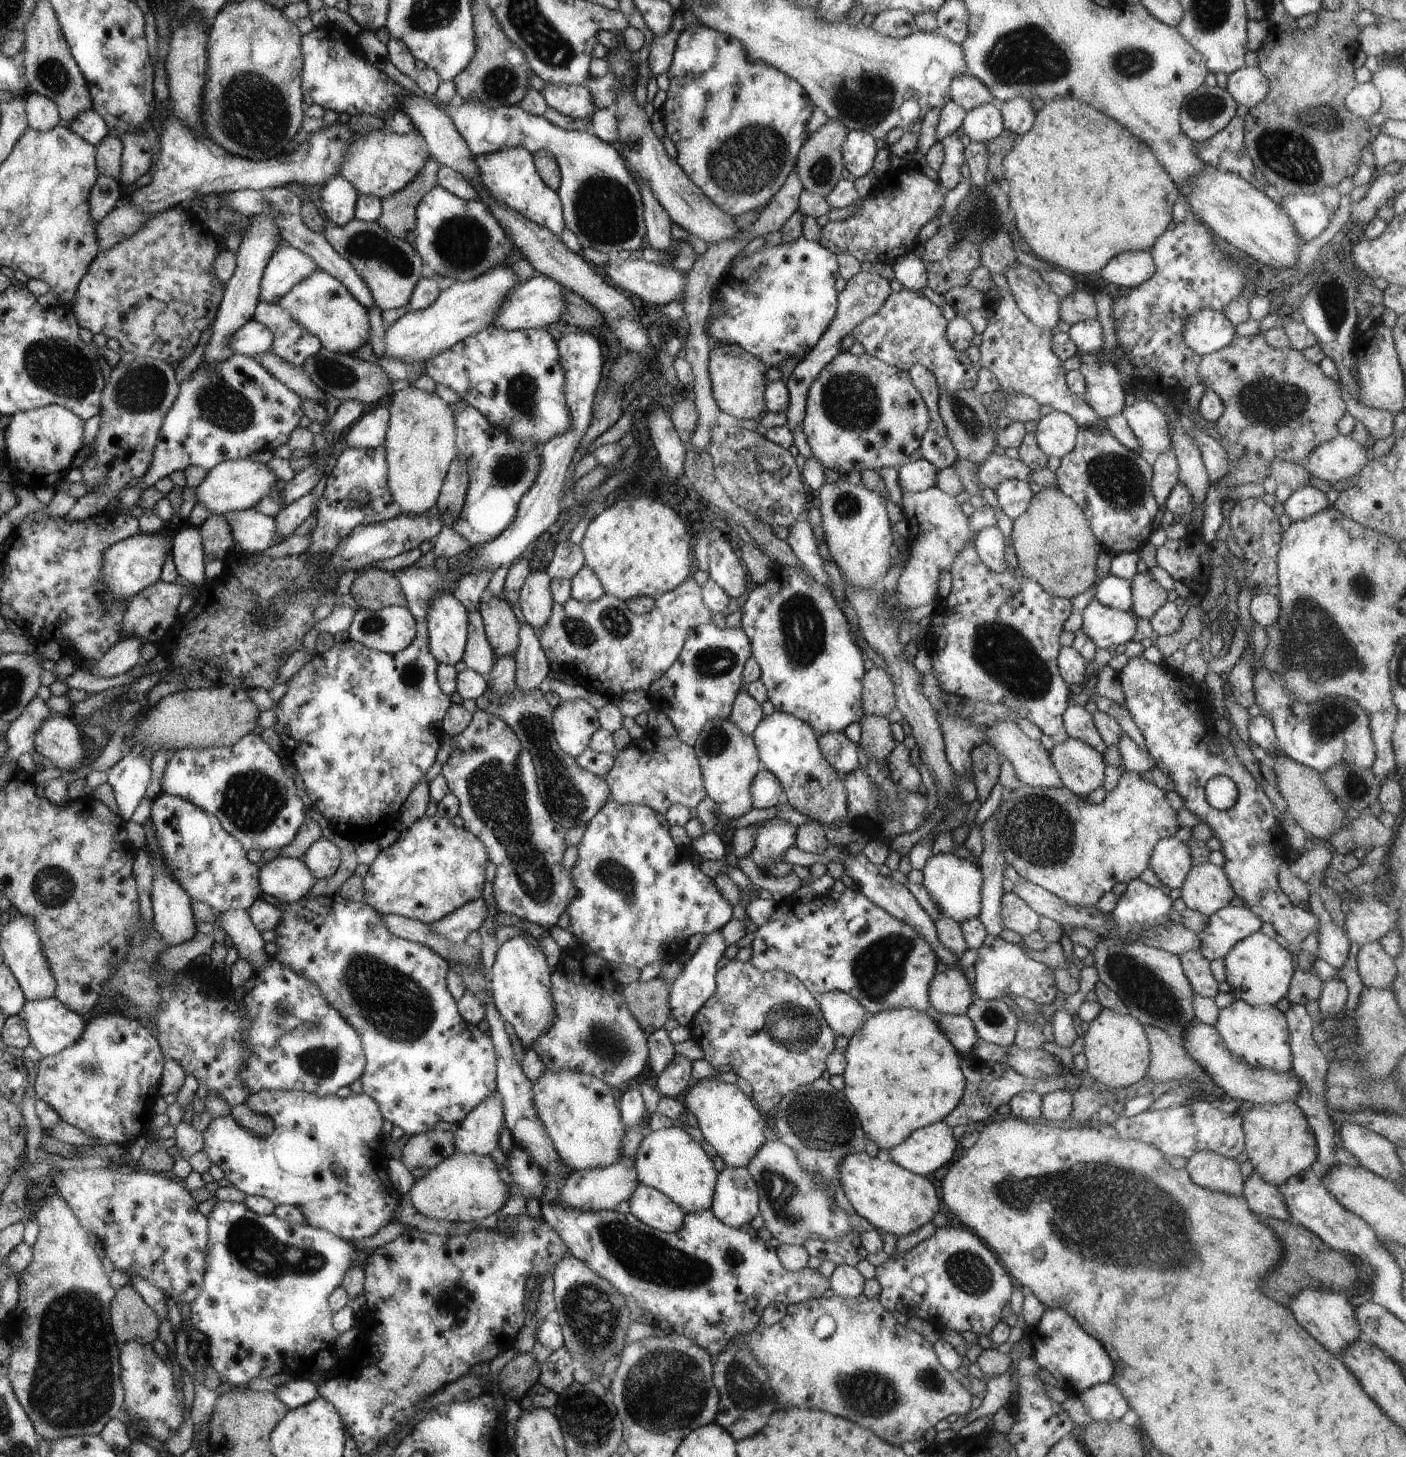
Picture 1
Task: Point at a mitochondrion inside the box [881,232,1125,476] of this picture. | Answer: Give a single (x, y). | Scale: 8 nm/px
(972, 425)

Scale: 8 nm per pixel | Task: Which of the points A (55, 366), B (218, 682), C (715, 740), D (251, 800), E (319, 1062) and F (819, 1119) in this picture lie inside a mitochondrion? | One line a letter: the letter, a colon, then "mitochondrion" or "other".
A: mitochondrion
B: other
C: mitochondrion
D: mitochondrion
E: mitochondrion
F: mitochondrion

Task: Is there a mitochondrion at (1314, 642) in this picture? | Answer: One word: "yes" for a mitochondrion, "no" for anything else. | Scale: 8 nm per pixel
yes

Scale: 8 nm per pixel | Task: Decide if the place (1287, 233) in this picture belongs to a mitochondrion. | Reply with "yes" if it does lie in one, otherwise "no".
no

